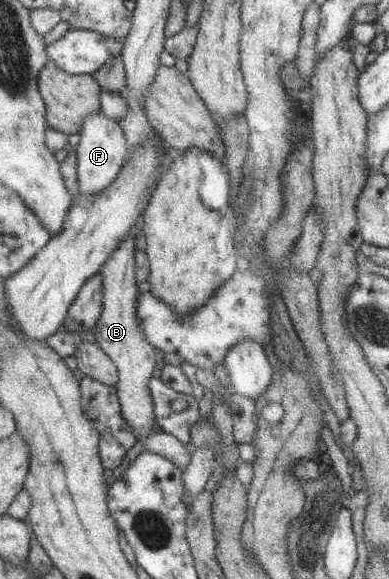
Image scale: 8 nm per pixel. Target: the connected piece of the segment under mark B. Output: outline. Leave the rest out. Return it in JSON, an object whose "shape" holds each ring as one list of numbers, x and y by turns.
{"shape":[[141,219,126,233,124,240,120,241,117,249,105,260,98,271,102,277,102,310,95,322,94,339,96,344,105,352,106,356,115,364,118,380,115,384,120,414,129,425,131,431,139,433,137,442,152,433,150,425,155,422,153,404,147,380,155,369,155,356,153,348,138,328,135,317,135,306,138,298,137,283,134,278,134,244,135,233,141,229]]}

